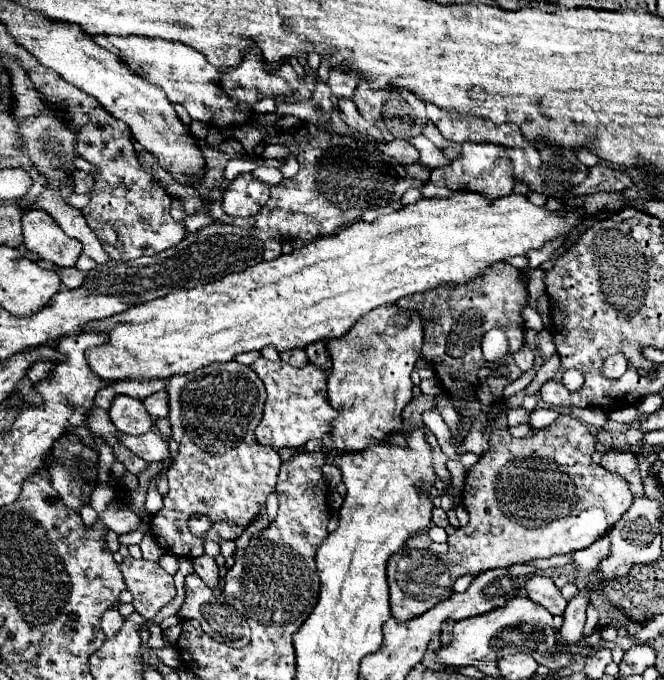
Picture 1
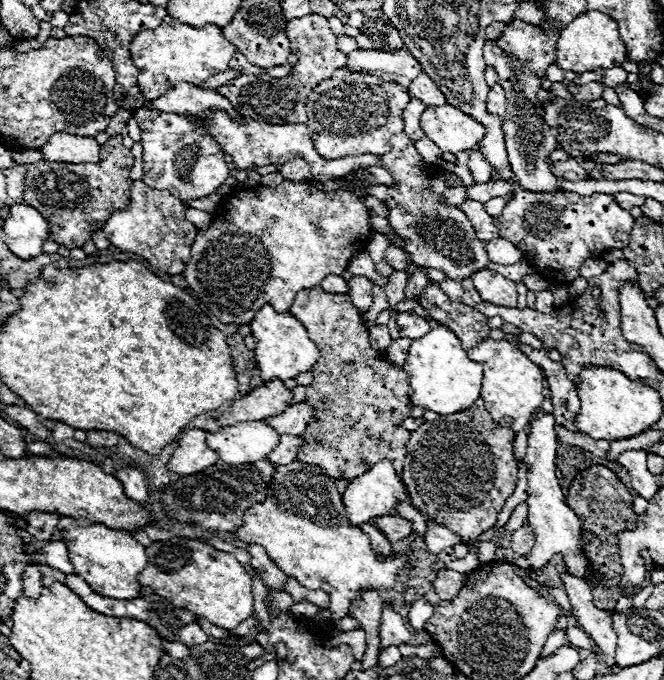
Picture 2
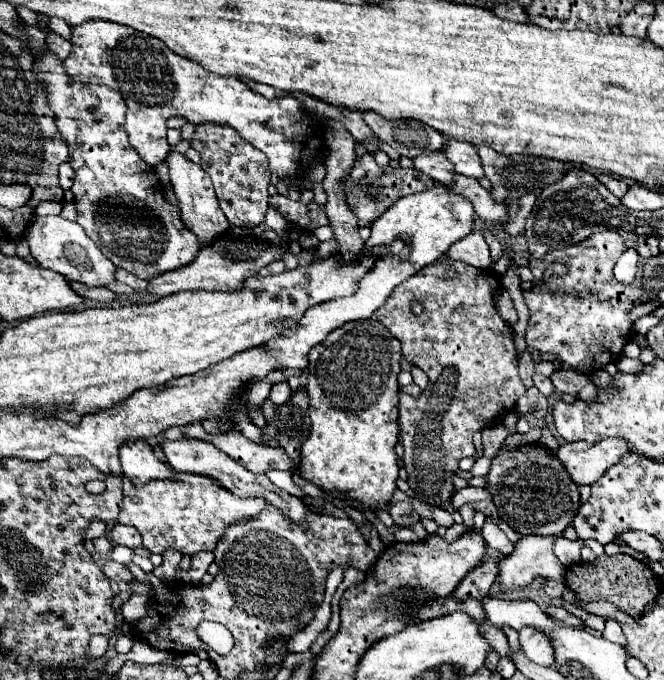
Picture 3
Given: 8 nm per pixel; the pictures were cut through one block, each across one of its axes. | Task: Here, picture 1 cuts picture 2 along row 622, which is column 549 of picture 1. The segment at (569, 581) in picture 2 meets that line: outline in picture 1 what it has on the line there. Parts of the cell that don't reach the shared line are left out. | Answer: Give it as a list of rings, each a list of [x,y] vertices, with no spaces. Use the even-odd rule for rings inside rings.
[[[534,574],[528,582],[526,582],[526,592],[528,592],[528,598],[540,606],[544,606],[550,614],[564,614],[564,608],[566,608],[566,598],[562,596],[562,592],[554,586],[554,582],[548,578],[548,576],[540,576],[540,574]]]

